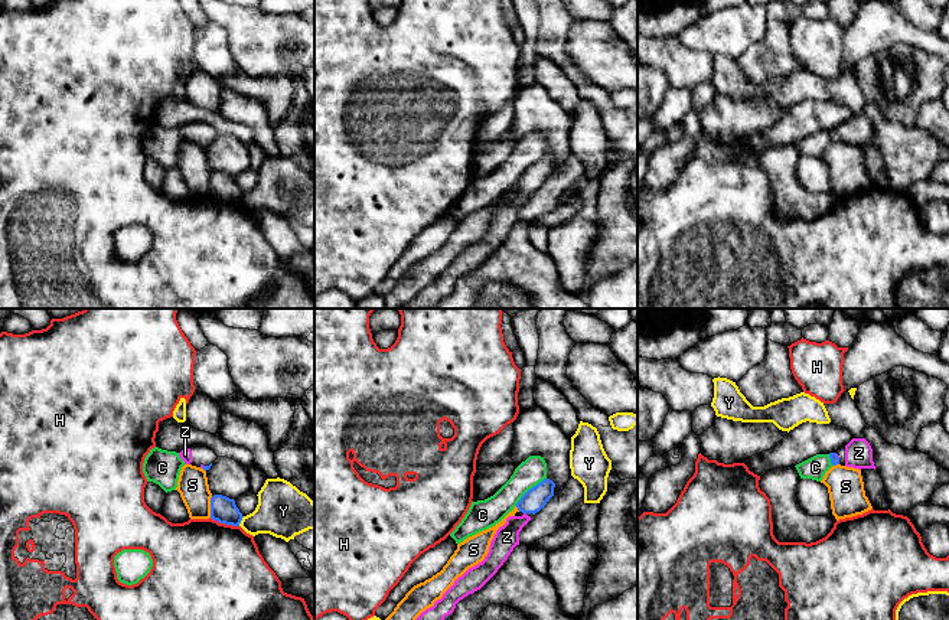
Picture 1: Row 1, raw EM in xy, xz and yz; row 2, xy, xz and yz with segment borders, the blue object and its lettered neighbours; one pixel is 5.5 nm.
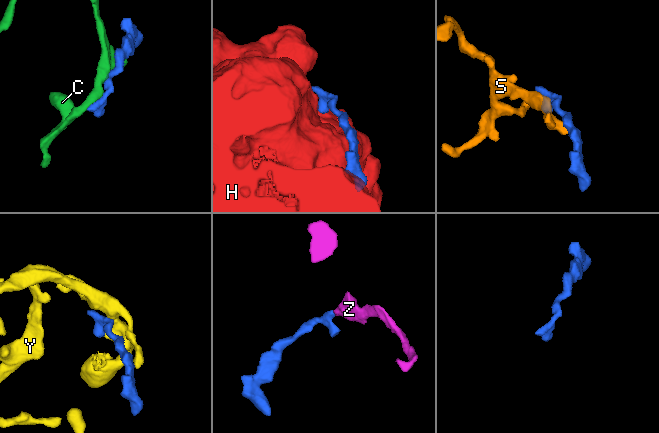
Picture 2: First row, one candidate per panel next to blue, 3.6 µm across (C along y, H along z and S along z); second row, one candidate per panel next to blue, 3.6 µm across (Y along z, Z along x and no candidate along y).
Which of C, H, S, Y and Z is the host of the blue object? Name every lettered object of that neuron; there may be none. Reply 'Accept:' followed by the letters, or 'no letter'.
Accept: Z

